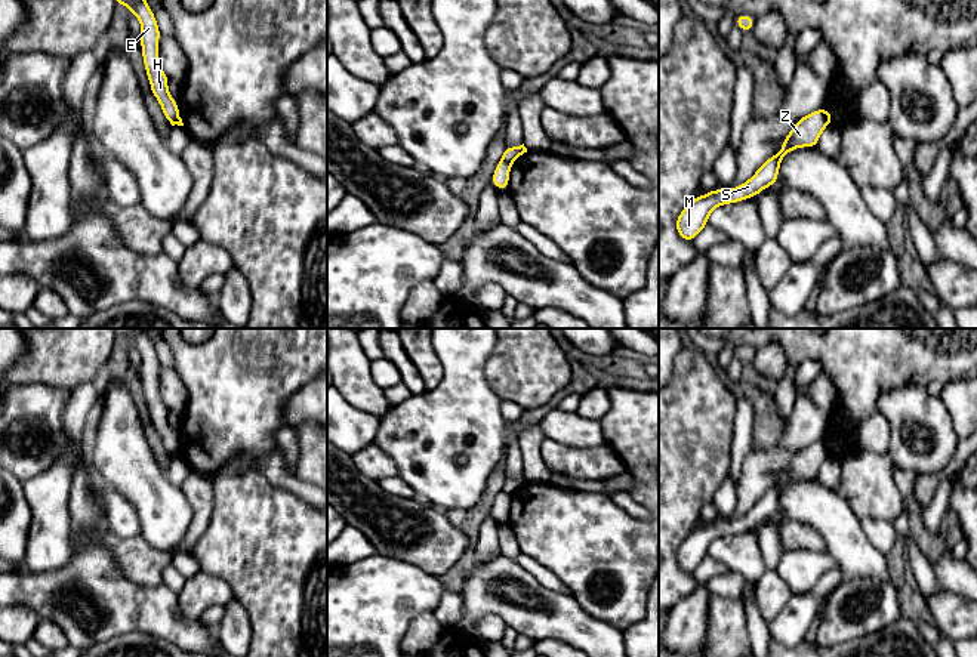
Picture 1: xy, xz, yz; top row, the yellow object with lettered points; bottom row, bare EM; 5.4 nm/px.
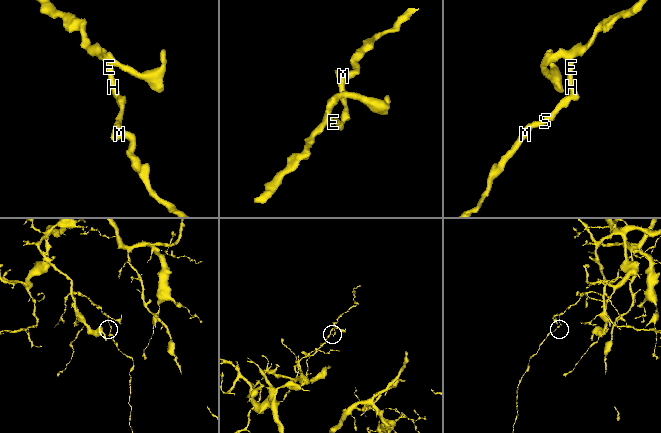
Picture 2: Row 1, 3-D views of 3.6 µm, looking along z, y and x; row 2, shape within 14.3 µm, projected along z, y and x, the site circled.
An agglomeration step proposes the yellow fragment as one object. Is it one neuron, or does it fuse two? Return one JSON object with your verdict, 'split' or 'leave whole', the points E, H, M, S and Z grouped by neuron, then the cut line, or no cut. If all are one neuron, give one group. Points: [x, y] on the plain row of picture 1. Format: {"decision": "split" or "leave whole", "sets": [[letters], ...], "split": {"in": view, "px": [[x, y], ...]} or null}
{"decision": "split", "sets": [["E", "H"], ["M", "S", "Z"]], "split": {"in": "xz", "px": [[502, 490], [509, 496]]}}

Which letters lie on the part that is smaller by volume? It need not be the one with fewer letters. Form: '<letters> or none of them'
M, S, Z

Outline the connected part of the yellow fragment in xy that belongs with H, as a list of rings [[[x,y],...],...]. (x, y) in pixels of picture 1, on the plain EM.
[[[114,328],[115,336],[124,336],[141,352],[141,379],[145,402],[151,416],[151,423],[160,434],[164,448],[169,454],[179,448],[178,434],[169,426],[169,407],[161,402],[158,392],[158,370],[161,367],[155,348],[144,328]]]

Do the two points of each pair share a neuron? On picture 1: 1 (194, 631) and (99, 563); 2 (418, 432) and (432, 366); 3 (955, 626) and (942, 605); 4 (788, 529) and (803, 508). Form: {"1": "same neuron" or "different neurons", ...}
{"1": "same neuron", "2": "different neurons", "3": "same neuron", "4": "different neurons"}

